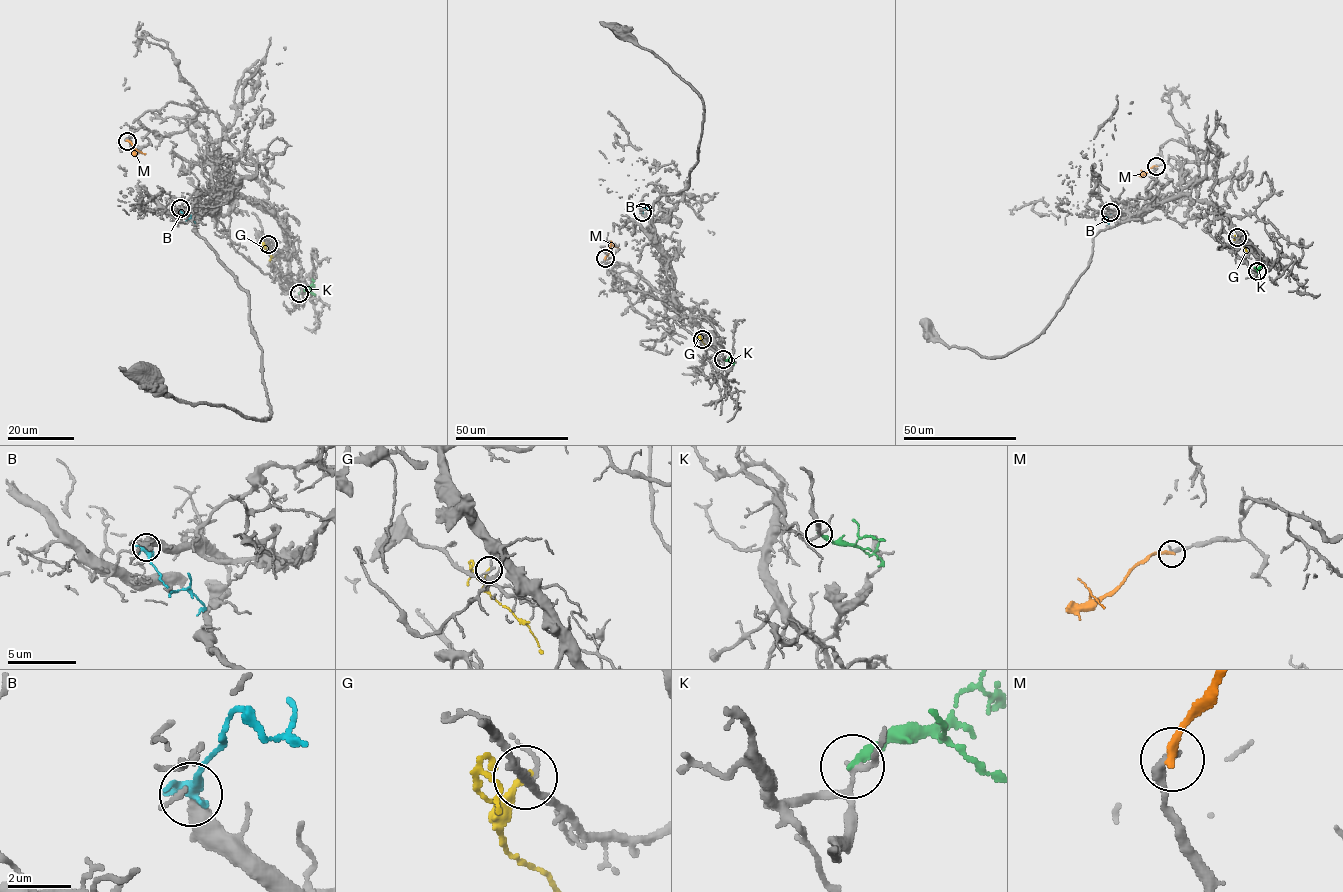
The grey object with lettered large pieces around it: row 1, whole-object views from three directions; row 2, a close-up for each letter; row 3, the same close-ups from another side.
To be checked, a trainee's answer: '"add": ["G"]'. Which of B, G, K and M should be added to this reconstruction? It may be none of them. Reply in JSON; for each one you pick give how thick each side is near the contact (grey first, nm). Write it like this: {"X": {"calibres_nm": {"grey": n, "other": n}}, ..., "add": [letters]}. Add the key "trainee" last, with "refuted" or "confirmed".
{"add": [], "trainee": "refuted"}

